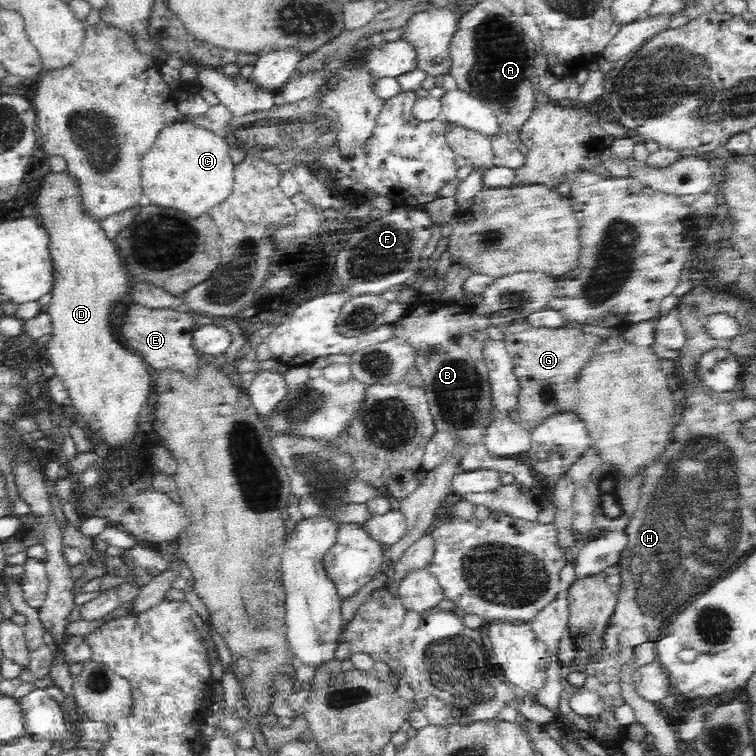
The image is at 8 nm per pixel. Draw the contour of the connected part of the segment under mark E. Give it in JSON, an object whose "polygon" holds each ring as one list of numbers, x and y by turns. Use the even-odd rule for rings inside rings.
{"polygon":[[130,302,126,306,125,323,120,326,118,334,129,351,138,353,144,362,154,370,176,367,184,373,193,374,197,362,202,357,193,346,194,318,191,313,169,309,149,308]]}

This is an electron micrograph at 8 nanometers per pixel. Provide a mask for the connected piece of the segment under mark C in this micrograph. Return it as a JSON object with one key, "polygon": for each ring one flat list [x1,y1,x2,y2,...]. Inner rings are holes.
{"polygon":[[189,122,162,130,141,161,144,202,184,212,194,220,224,204,232,196,235,184,235,165,228,153,229,140]]}

